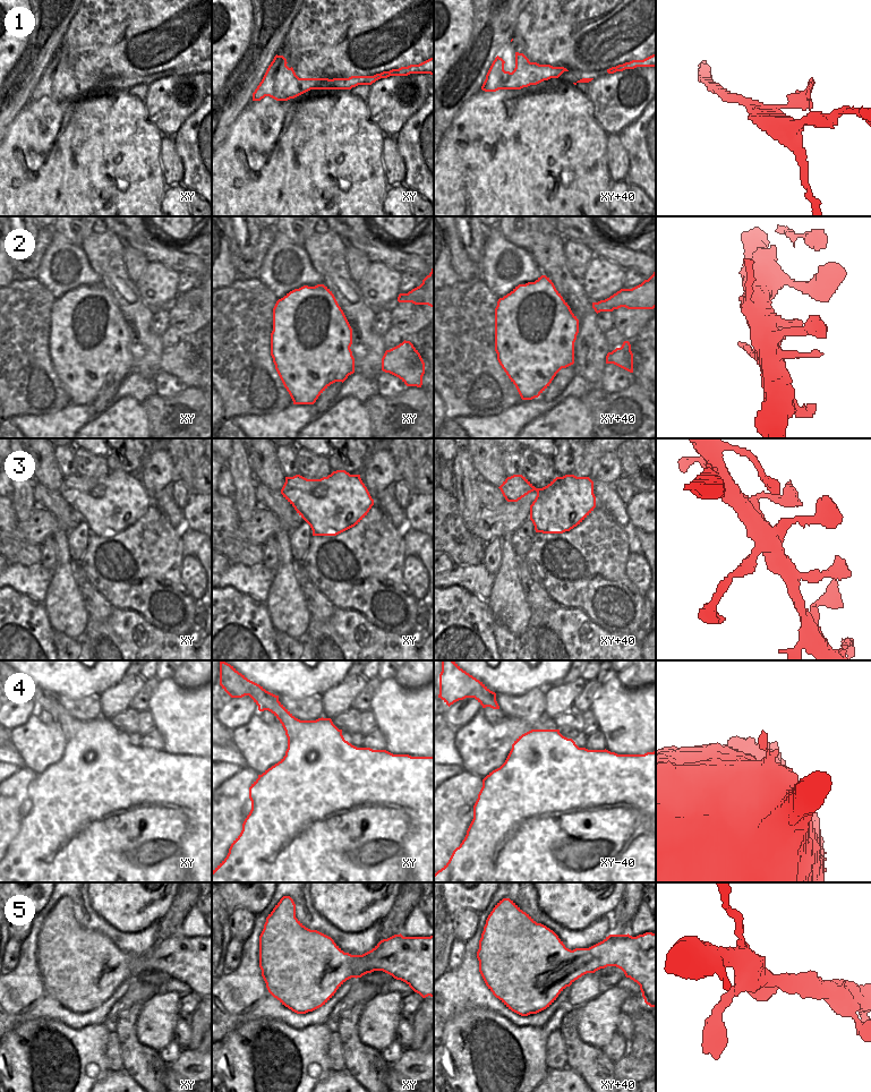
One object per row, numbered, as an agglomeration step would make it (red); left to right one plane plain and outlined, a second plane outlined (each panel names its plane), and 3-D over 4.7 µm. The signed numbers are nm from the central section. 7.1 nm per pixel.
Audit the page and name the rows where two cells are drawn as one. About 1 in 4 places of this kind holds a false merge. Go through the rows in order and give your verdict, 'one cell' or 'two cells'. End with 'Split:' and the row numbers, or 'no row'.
1: one cell
2: one cell
3: one cell
4: one cell
5: one cell
Split: no row

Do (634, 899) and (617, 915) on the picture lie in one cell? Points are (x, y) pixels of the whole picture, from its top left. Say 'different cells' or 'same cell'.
same cell

